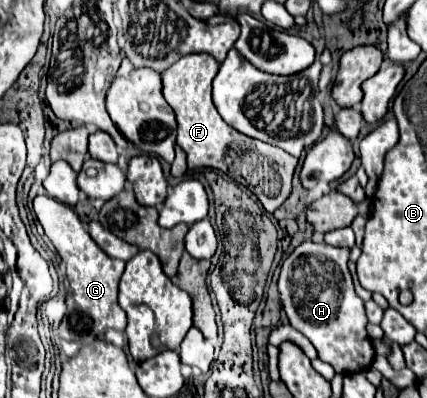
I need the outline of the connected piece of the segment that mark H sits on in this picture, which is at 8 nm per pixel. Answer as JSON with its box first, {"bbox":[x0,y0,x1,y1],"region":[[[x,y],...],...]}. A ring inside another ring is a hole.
{"bbox":[278,241,374,373],"region":[[[304,241],[290,253],[282,265],[278,279],[282,307],[290,325],[298,329],[316,347],[322,361],[332,363],[338,373],[354,373],[366,369],[374,359],[374,347],[366,335],[364,301],[356,295],[348,271],[350,249],[322,249],[324,243]]]}

